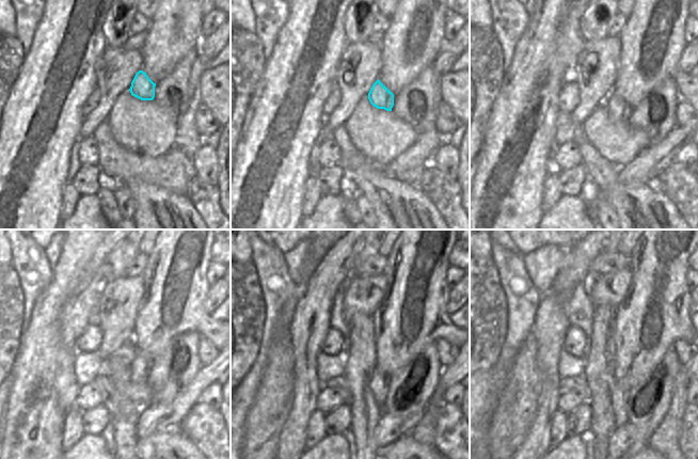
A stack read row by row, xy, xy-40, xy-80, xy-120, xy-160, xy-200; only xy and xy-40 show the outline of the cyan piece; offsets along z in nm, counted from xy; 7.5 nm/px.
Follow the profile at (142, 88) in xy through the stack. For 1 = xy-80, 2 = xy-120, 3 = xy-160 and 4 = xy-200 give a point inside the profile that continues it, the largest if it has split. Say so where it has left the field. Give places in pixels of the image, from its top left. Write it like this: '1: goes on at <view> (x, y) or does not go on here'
1: goes on at xy-80 (617, 109)
2: goes on at xy-120 (141, 365)
3: goes on at xy-160 (379, 382)
4: goes on at xy-200 (617, 393)

